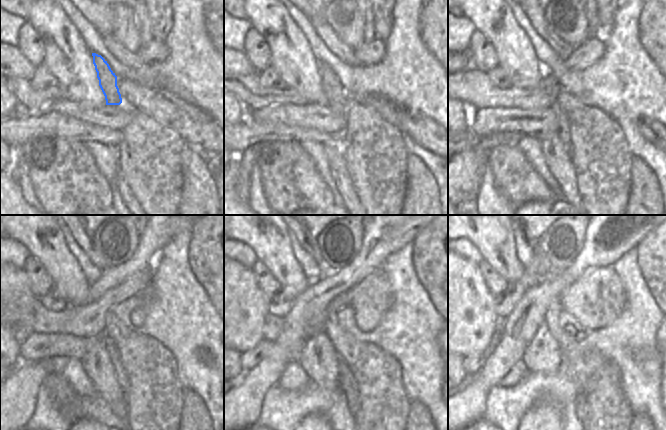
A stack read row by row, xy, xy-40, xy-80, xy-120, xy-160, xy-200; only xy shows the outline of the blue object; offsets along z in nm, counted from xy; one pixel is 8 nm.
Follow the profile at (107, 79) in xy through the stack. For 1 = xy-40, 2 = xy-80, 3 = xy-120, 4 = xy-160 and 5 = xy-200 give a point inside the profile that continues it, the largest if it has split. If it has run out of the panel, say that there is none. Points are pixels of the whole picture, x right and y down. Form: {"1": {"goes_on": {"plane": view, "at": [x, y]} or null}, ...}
{"1": {"goes_on": {"plane": "xy-40", "at": [336, 96]}}, "2": {"goes_on": {"plane": "xy-80", "at": [562, 121]}}, "3": {"goes_on": {"plane": "xy-120", "at": [120, 372]}}, "4": {"goes_on": {"plane": "xy-160", "at": [347, 383]}}, "5": {"goes_on": {"plane": "xy-200", "at": [580, 403]}}}

